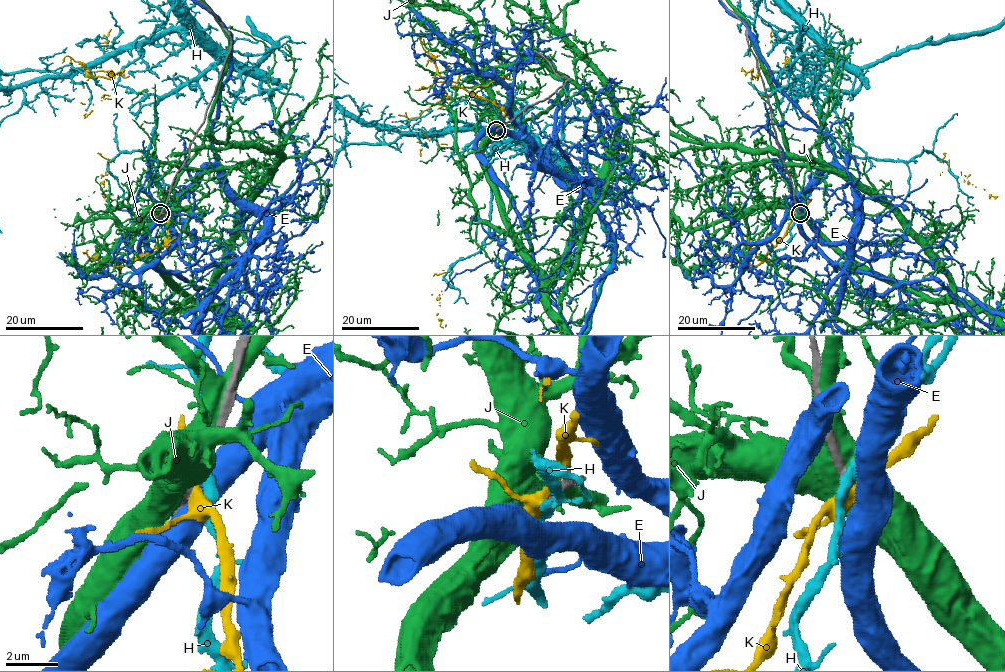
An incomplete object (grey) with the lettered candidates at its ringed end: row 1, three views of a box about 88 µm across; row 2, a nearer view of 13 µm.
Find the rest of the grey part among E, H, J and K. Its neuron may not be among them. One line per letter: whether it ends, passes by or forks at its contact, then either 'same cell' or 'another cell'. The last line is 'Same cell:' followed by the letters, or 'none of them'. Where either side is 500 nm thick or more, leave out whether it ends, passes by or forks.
E: another cell
H: it passes by | another cell
J: another cell
K: it passes by | another cell
Same cell: none of them

